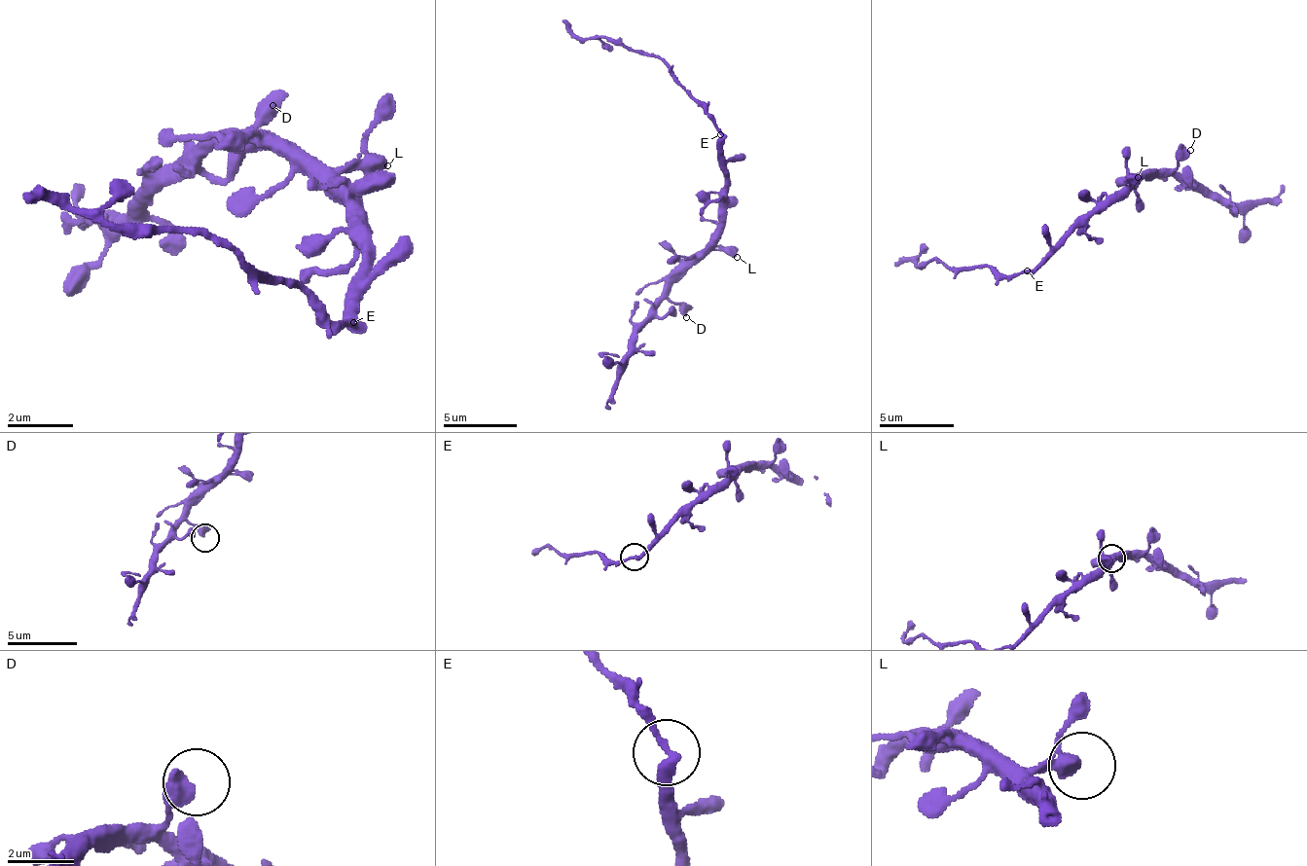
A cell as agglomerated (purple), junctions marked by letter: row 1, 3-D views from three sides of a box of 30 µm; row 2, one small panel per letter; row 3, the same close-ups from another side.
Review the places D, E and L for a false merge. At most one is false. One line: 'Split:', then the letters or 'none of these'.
Split: E

